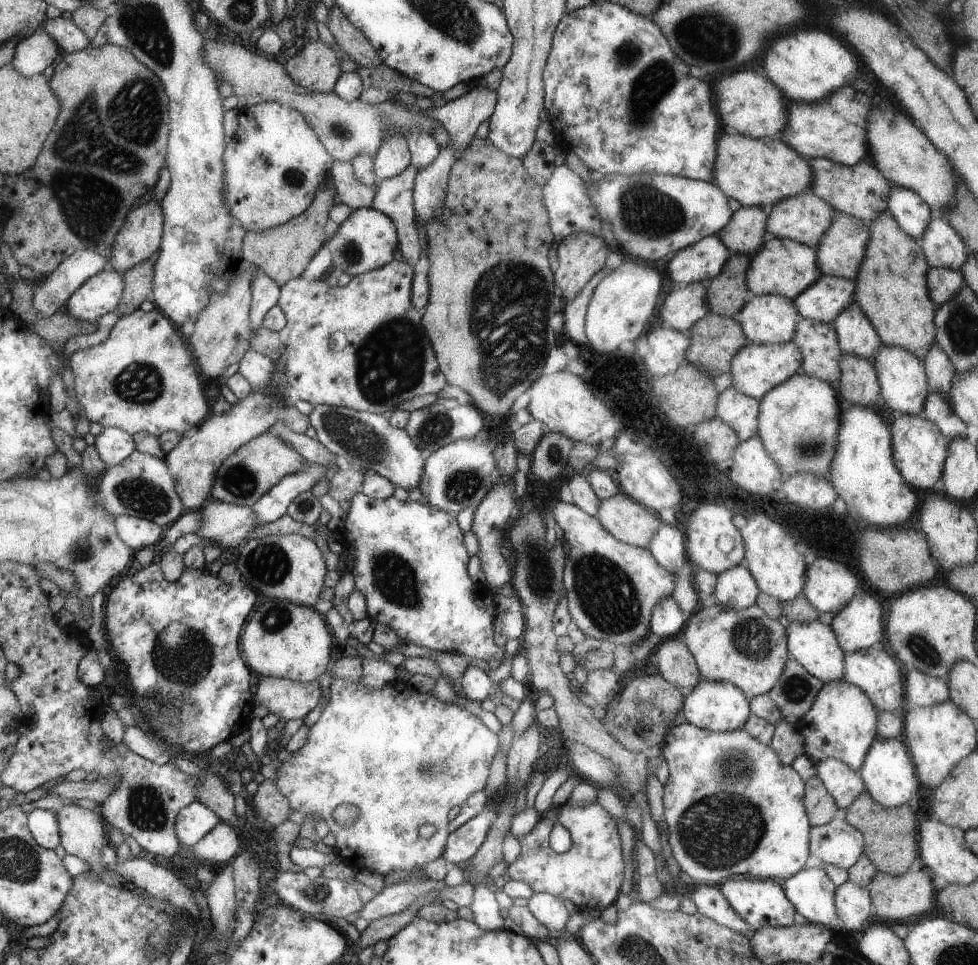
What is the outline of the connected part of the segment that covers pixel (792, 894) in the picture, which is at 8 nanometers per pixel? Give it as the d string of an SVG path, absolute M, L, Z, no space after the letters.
M815 862L782 881L788 900L808 923L821 924L835 934L842 932L835 907L834 882Z

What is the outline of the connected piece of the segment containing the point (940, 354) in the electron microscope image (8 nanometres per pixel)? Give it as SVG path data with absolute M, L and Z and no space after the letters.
M934 344L926 354L924 354L923 366L927 377L927 384L930 393L944 394L949 396L952 380L957 371L952 365L950 358L944 354L944 350Z

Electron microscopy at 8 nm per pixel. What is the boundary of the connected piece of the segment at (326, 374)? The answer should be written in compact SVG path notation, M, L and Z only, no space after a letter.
M403 258L392 260L373 272L354 276L344 287L330 288L325 277L312 282L302 277L294 278L280 287L277 306L286 316L287 327L279 333L279 338L283 345L290 405L303 400L313 407L329 405L382 416L416 396L441 392L446 386L446 378L436 362L432 342L422 324L423 311L414 306L415 275L415 267Z

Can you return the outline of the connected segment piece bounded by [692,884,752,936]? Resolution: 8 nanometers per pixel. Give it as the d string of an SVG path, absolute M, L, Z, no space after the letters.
M696 884L692 899L697 906L697 912L702 913L706 918L712 919L714 922L744 936L747 936L746 932L752 929L730 906L730 903L719 889L719 885Z

